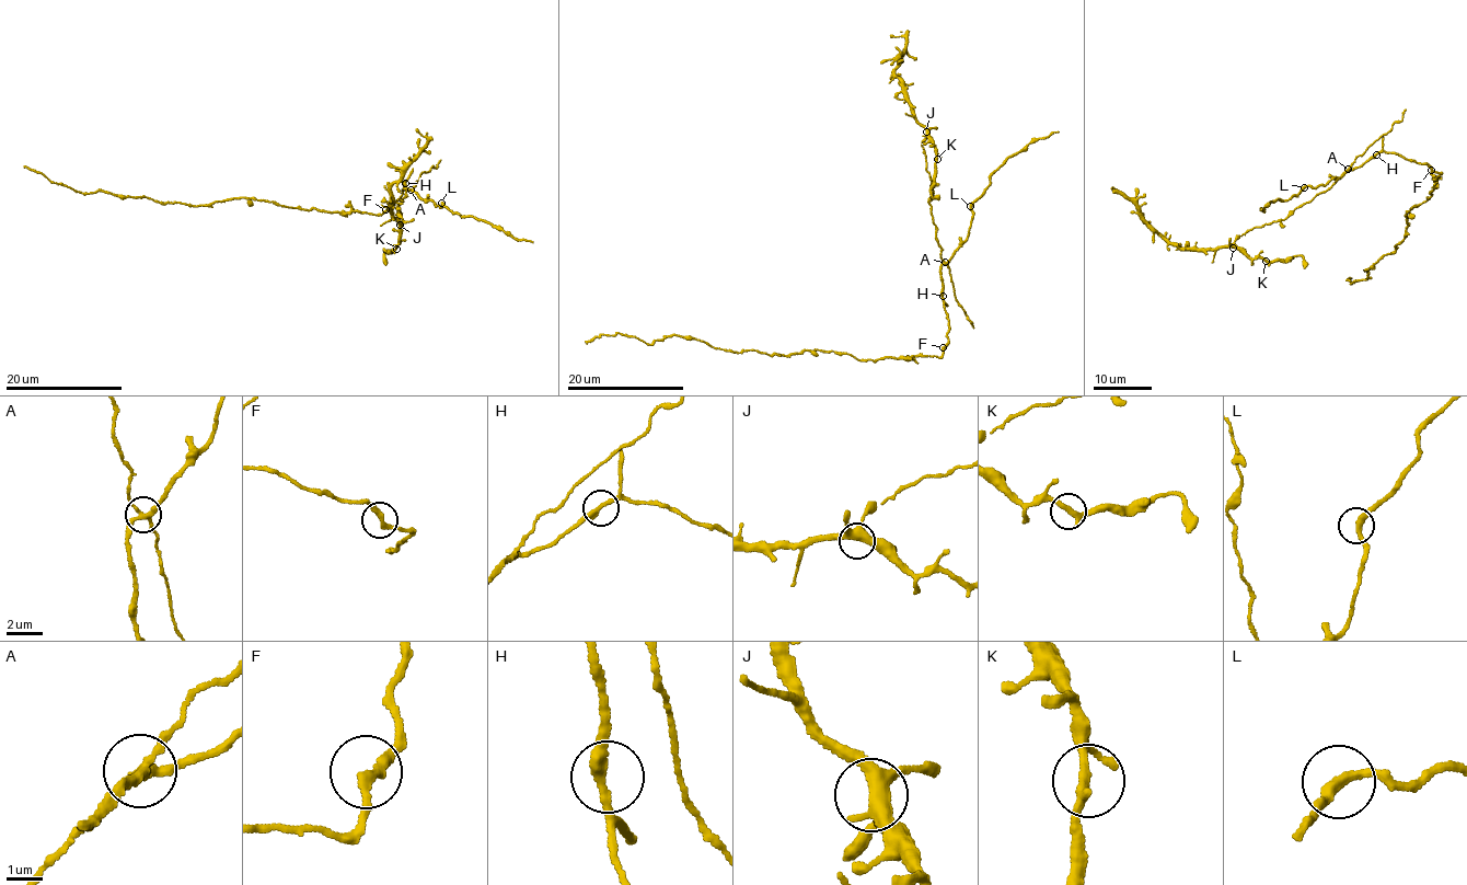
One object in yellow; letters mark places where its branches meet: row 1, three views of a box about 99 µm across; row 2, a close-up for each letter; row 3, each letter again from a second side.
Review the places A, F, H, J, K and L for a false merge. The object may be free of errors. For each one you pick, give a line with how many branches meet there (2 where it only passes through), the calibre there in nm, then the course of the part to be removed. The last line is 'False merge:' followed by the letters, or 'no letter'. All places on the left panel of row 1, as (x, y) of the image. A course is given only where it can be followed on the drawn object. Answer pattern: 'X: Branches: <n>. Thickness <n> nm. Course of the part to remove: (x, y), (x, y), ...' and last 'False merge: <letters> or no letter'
A: Branches: 4. Thickness 240 nm. Course of the part to remove: (411, 190), (397, 205), (400, 214), (395, 214)
False merge: A

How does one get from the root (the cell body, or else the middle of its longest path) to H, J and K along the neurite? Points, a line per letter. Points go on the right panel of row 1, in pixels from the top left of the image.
H: (1430, 169), (1393, 152), (1376, 154)
J: (1430, 169), (1397, 153), (1379, 151), (1361, 165), (1350, 168), (1284, 219), (1256, 226), (1238, 234), (1233, 248)
K: (1430, 169), (1393, 152), (1373, 154), (1284, 219), (1256, 226), (1238, 234), (1235, 244), (1252, 259), (1266, 261)

